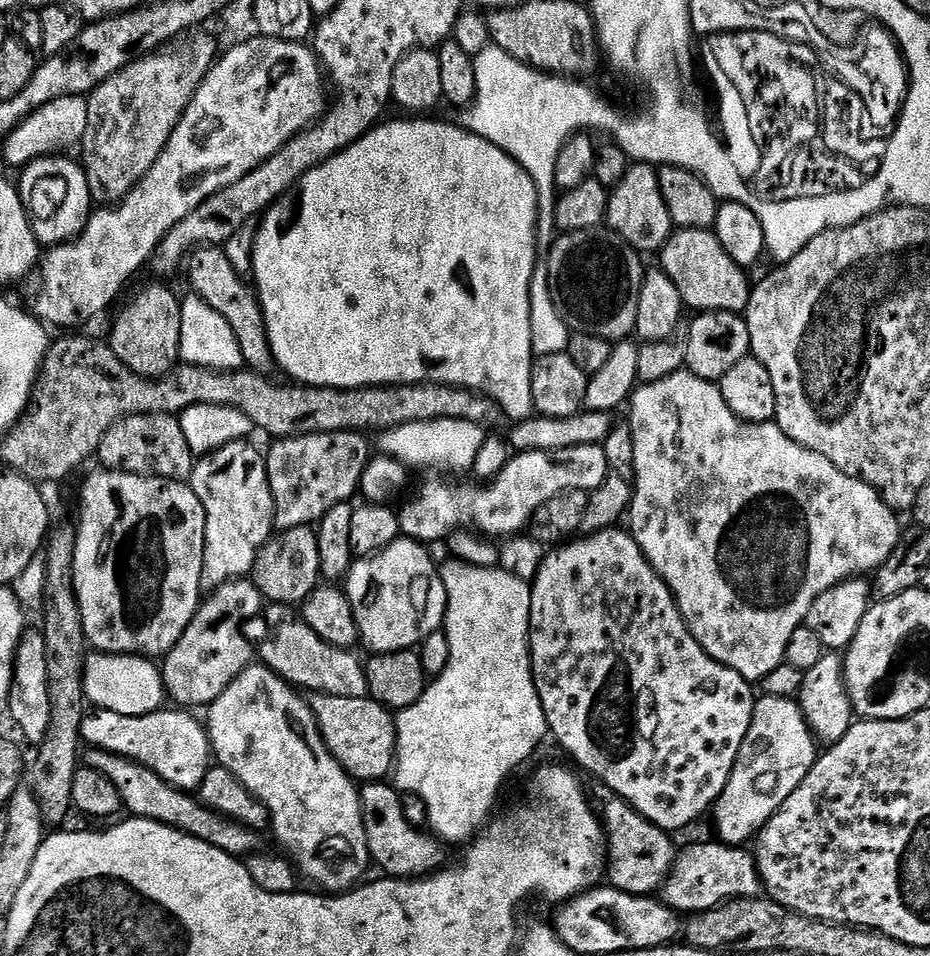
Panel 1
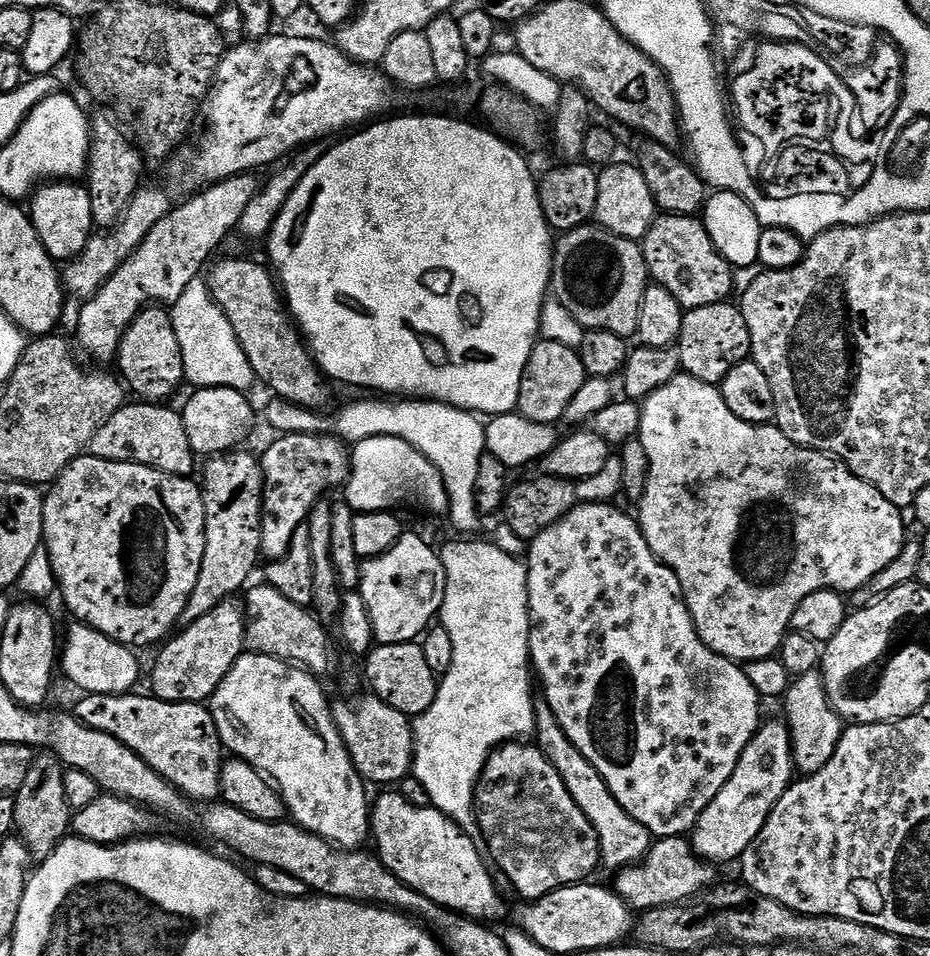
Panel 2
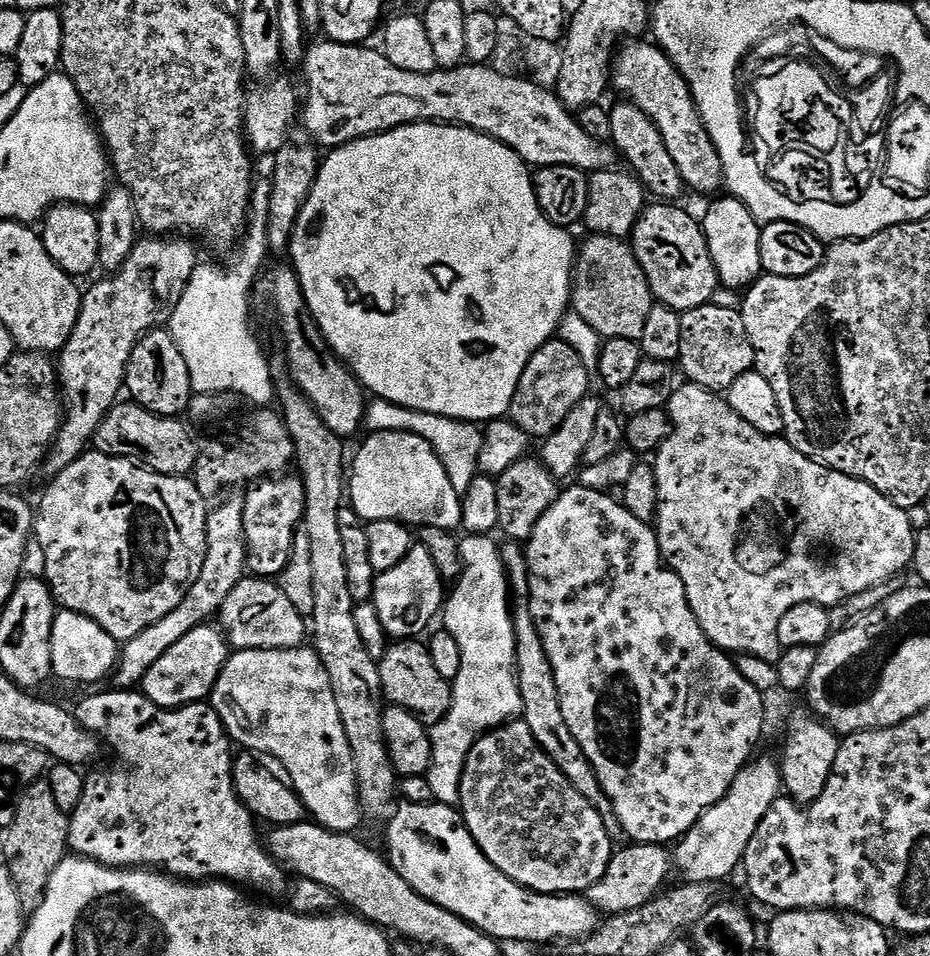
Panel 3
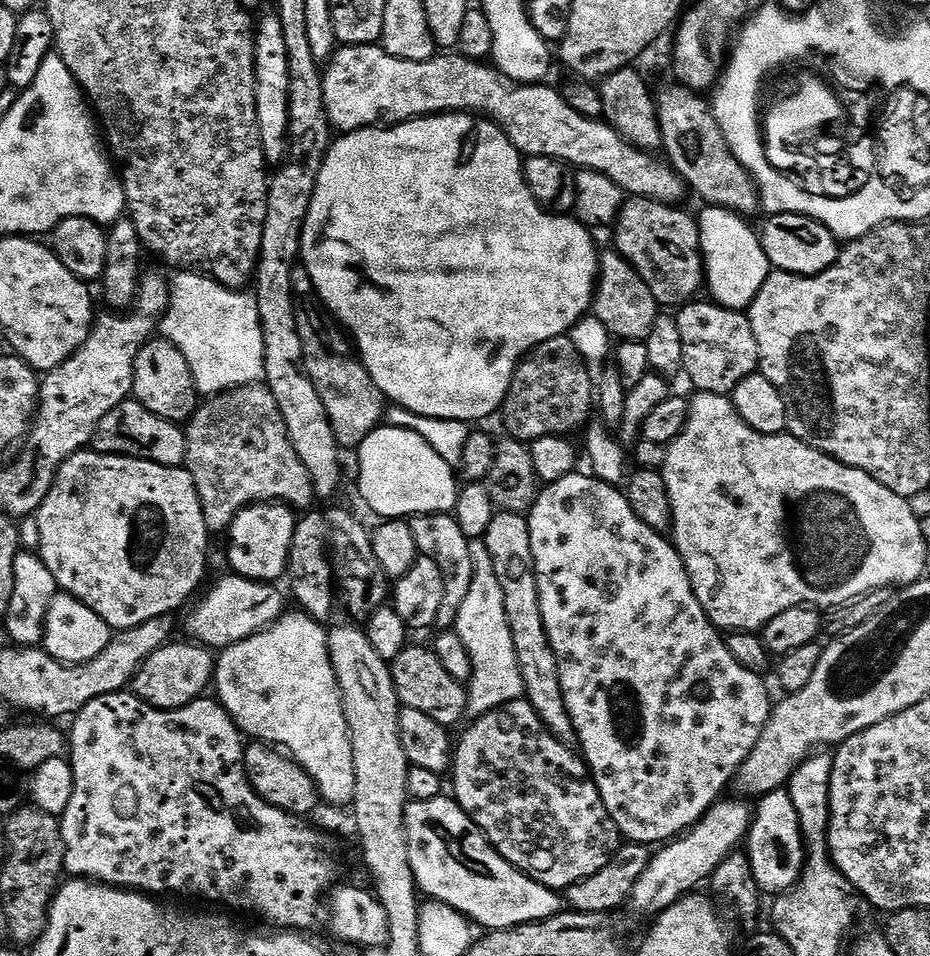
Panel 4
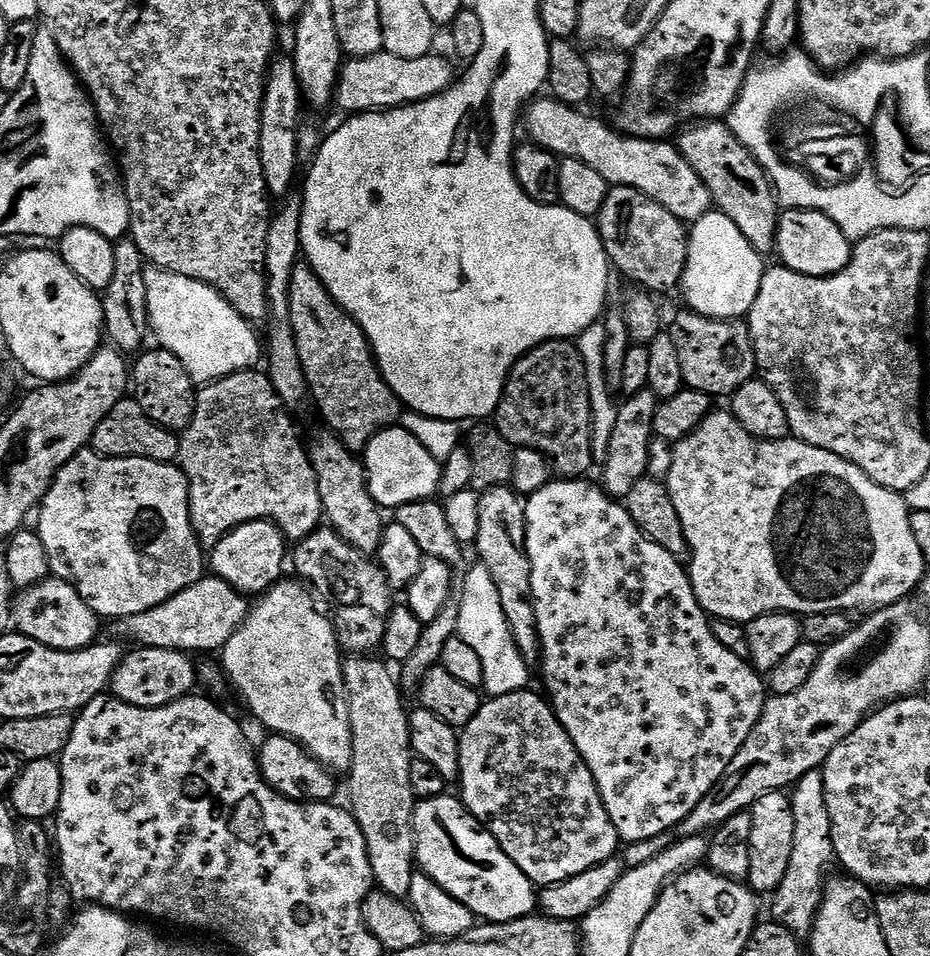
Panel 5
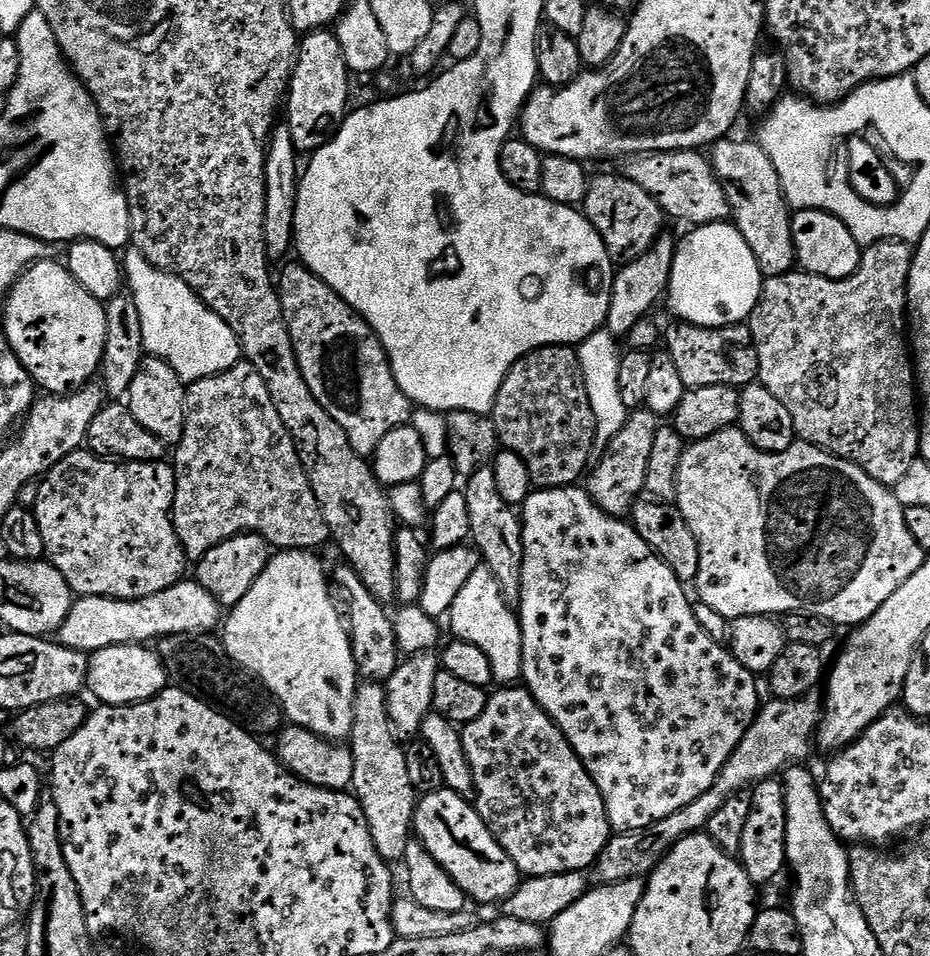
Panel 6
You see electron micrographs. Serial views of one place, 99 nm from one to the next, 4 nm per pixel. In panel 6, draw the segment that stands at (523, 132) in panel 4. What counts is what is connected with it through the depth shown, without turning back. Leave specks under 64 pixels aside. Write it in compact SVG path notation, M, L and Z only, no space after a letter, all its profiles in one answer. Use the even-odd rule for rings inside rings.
M696 150L683 152L646 152L633 156L622 168L623 175L634 181L664 211L665 217L685 220L688 226L719 224L729 219L724 187L712 169L709 157Z

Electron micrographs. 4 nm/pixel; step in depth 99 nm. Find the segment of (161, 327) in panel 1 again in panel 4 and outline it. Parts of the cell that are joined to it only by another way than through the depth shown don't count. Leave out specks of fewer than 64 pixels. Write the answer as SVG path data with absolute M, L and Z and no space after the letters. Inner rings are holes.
M153 338L144 344L134 362L132 396L146 410L158 414L158 418L173 420L178 425L191 420L198 407L198 393L182 350L163 338Z

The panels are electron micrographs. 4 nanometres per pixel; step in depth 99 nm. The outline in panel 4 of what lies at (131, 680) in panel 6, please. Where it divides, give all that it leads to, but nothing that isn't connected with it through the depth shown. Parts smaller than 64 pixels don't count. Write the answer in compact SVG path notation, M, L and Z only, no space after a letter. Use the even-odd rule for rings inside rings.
M169 642L154 654L150 654L150 658L146 658L146 662L136 671L136 677L132 679L131 691L139 700L149 704L151 708L171 710L186 706L191 700L201 699L207 693L204 691L207 688L209 691L210 685L213 683L213 653L203 644L176 643Z

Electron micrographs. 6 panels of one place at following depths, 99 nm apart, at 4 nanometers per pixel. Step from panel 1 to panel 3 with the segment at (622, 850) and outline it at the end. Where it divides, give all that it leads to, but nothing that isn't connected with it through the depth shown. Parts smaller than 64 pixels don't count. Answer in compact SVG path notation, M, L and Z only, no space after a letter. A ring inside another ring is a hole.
M508 542L500 548L500 558L504 563L504 572L508 575L508 587L511 595L520 605L512 608L512 625L516 639L516 681L522 694L522 719L530 726L530 734L538 742L538 746L562 770L572 785L592 803L605 818L613 815L612 803L602 790L582 746L570 734L570 726L566 726L566 717L562 715L562 702L558 698L558 686L554 678L554 670L550 666L550 658L546 654L546 646L542 646L542 638L538 634L538 626L534 624L534 614L530 612L528 603L528 558L525 549L519 543Z

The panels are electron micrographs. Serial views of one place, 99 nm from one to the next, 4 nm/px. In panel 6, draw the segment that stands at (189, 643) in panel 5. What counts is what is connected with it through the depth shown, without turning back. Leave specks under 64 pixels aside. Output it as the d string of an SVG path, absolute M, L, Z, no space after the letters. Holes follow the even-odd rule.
M185 578L158 594L150 594L150 598L115 600L105 596L79 597L73 603L66 622L60 627L58 640L68 648L91 654L98 650L106 650L106 646L148 646L159 642L163 636L174 634L212 634L221 624L222 606L214 598L214 594L210 594L210 590L202 587L195 578Z

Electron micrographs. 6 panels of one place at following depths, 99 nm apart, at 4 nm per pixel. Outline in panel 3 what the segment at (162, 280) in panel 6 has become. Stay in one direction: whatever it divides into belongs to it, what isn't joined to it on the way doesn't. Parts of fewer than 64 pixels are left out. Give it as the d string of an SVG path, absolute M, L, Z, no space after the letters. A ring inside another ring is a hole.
M267 183L255 185L246 231L235 249L236 260L228 264L228 272L216 264L197 263L172 315L170 331L178 350L182 350L182 358L186 358L186 370L190 370L193 393L206 396L231 394L236 398L245 396L253 400L256 406L271 405L277 395L278 388L274 380L272 384L272 368L248 321L248 295L252 292L252 283L260 267L270 257L269 191Z

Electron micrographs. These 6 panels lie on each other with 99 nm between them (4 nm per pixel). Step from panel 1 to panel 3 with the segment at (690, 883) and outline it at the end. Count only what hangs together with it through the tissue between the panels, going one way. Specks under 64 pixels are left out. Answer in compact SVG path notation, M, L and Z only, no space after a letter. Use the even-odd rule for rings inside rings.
M663 844L627 845L629 848L613 851L612 861L608 864L606 874L598 878L586 890L586 899L596 907L597 913L611 914L634 910L646 902L655 900L658 893L665 887L668 875L674 872L674 856Z

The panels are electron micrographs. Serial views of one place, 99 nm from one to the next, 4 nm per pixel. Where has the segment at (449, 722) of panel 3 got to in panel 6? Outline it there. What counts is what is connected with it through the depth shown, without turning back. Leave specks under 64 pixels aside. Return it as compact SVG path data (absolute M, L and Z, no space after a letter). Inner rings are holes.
M480 567L470 574L470 582L462 586L458 598L454 598L454 606L450 613L452 620L452 636L458 640L470 642L470 646L478 646L486 659L490 661L492 679L497 685L512 686L522 676L522 630L519 615L513 605L504 597L504 589L500 580L490 569Z

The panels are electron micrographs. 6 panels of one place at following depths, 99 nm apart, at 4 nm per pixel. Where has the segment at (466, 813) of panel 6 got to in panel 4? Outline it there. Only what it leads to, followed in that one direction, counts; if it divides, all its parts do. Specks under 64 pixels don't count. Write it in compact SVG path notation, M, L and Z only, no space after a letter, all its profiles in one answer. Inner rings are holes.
M441 794L429 800L413 800L404 808L406 846L410 870L416 879L416 887L425 897L440 900L468 917L473 925L481 929L509 928L522 926L526 922L538 922L557 916L562 910L562 896L559 891L534 882L525 872L519 872L506 858L496 853L480 827L465 814L455 799Z

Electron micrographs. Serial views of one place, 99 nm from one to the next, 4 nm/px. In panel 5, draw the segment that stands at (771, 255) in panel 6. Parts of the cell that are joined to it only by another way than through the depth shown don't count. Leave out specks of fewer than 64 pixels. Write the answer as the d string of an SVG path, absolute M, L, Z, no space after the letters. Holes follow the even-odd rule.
M700 122L685 127L679 136L678 147L682 158L694 168L712 195L713 205L726 214L726 218L730 218L738 230L742 230L742 238L746 238L756 252L771 253L776 247L778 201L772 181L752 157L750 150L742 146L742 142L724 122Z

